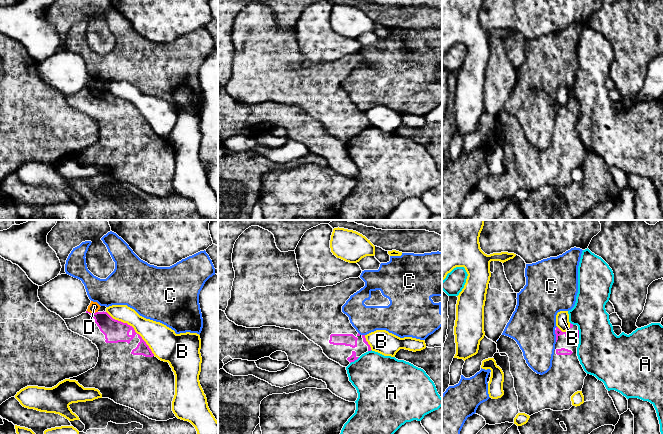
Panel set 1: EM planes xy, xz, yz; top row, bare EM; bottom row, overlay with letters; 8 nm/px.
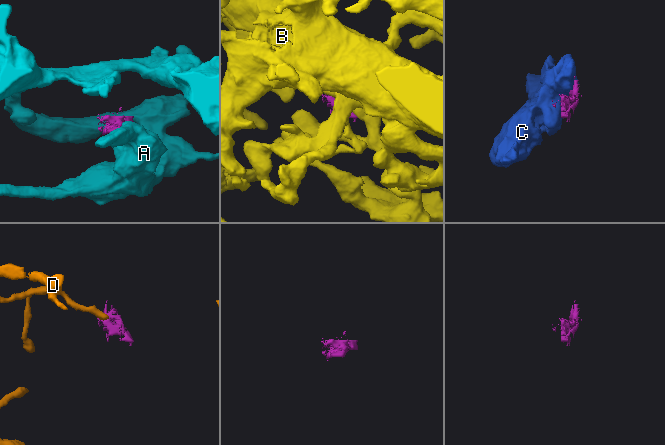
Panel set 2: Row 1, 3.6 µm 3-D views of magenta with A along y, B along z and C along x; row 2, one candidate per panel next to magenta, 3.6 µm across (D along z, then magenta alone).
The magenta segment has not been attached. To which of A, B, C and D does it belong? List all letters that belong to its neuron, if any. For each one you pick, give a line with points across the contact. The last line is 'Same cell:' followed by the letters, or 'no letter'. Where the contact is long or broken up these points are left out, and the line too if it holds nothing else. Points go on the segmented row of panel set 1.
Same cell: no letter

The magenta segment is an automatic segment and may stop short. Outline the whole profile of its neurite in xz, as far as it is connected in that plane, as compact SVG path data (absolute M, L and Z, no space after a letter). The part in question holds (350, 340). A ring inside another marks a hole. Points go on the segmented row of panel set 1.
M259 226L249 227L236 240L232 263L235 278L225 314L236 325L298 330L320 346L329 359L343 367L371 351L365 335L360 335L349 317L342 312L342 306L350 296L365 286L360 277L349 278L333 286L302 291L304 279L299 273L295 251L281 252L274 235Z

